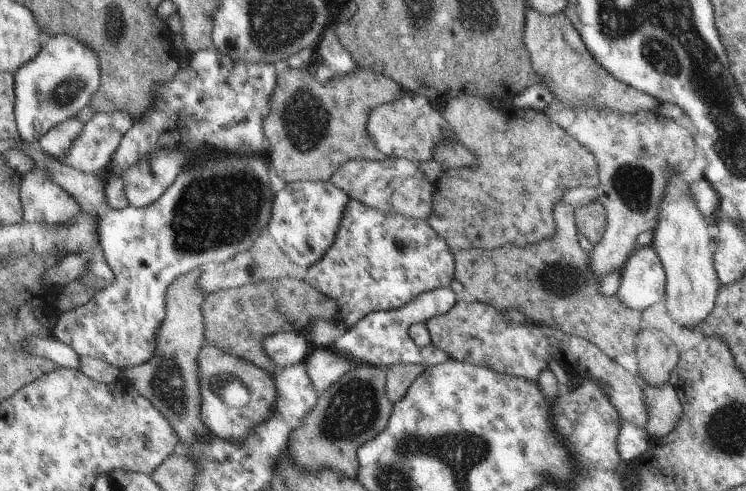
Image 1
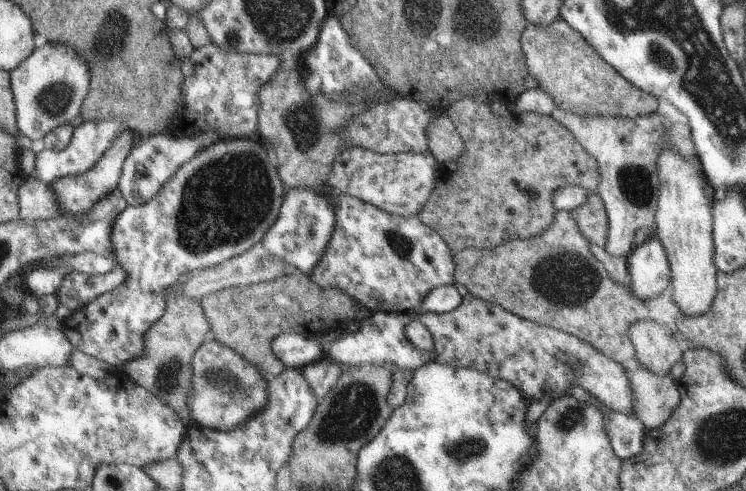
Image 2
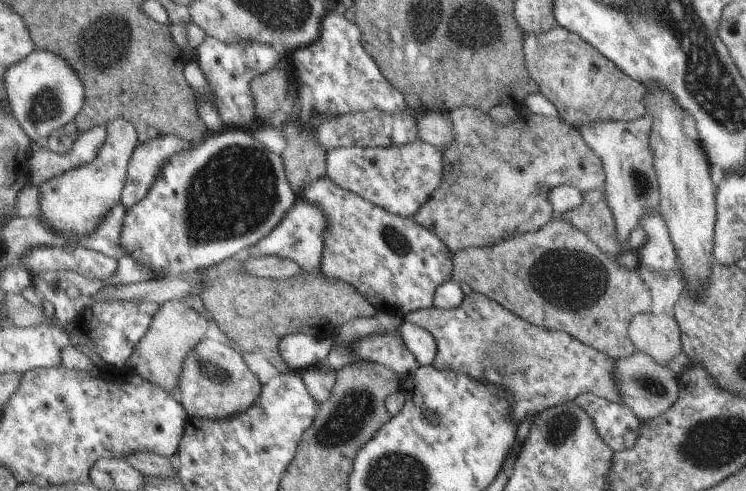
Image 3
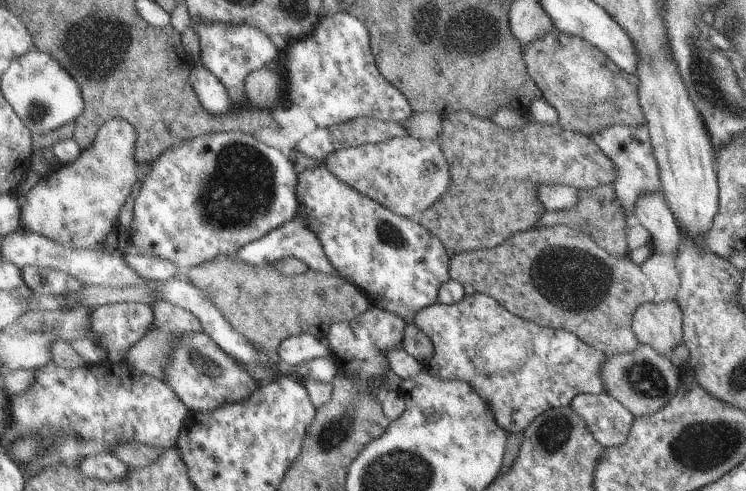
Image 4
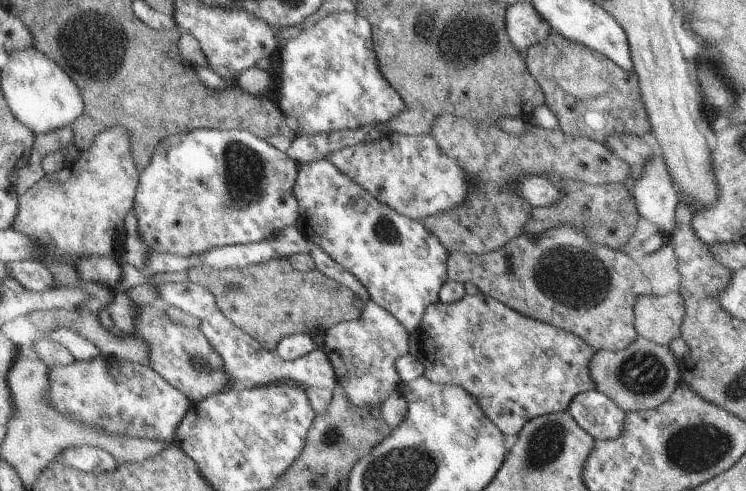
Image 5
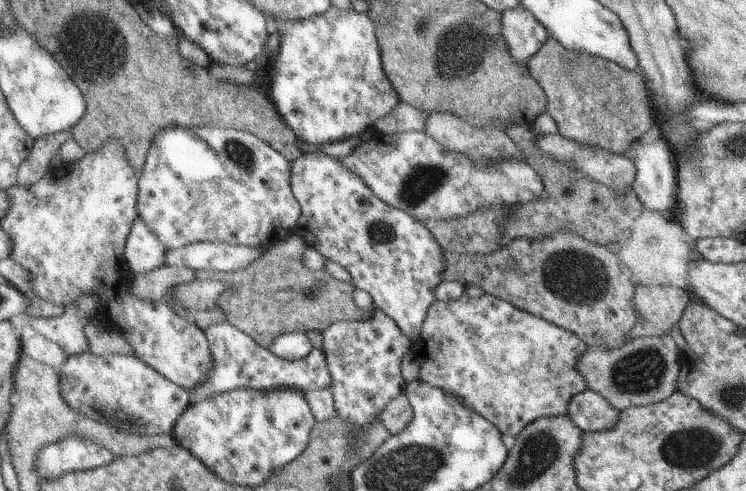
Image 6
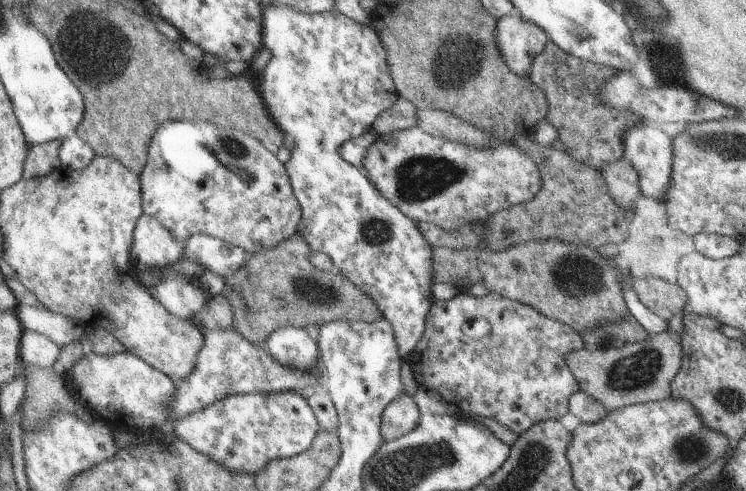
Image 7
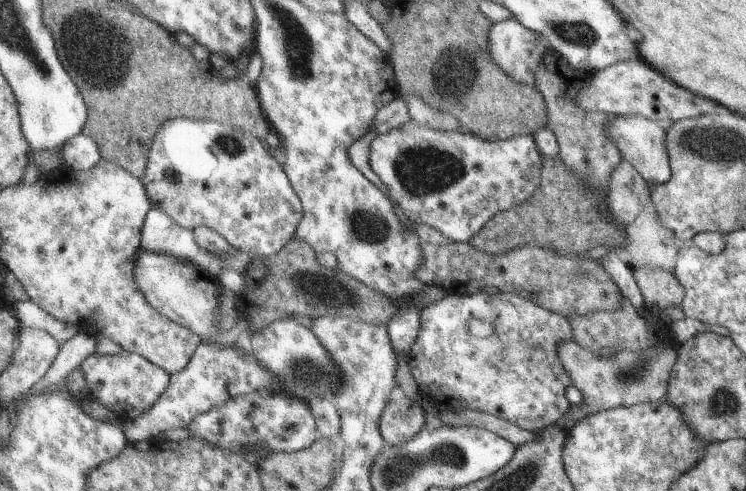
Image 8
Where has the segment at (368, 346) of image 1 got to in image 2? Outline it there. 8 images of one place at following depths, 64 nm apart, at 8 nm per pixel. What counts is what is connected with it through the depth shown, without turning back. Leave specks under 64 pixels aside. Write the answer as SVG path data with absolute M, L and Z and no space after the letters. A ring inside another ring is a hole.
M444 285L428 294L422 304L422 308L416 307L407 313L372 313L359 320L361 327L357 332L345 332L336 335L326 352L326 356L342 368L348 365L371 364L384 367L391 372L400 369L412 369L414 371L423 364L434 363L437 358L436 350L425 351L414 347L406 339L404 327L412 320L415 320L415 317L418 317L421 312L449 313L461 303L461 300L462 296L454 285Z

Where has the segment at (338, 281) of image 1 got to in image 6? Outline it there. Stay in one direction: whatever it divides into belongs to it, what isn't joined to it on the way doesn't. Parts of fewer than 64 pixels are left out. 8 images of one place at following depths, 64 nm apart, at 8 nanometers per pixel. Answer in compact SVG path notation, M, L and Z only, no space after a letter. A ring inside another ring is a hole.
M331 5L325 14L311 18L292 22L274 17L271 21L272 31L281 34L280 60L292 60L292 66L288 66L286 62L276 62L270 81L270 98L275 102L284 122L291 127L295 141L304 146L304 154L292 160L295 198L304 202L304 222L300 222L300 230L295 230L294 234L326 259L342 266L350 274L352 285L370 295L374 309L382 310L396 322L408 340L417 342L423 334L423 324L436 302L435 291L443 282L446 262L439 242L426 230L426 226L416 222L406 211L397 210L383 202L360 175L344 167L344 162L338 162L318 150L314 150L314 154L308 152L308 146L312 146L312 142L314 146L322 146L330 140L362 135L366 128L396 109L398 94L390 86L386 70L382 70L380 54L383 52L378 36L374 36L372 20L366 14L354 10L346 12Z

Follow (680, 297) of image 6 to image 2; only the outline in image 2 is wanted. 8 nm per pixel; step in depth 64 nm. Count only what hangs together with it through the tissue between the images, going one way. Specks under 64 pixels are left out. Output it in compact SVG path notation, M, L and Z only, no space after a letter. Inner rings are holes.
M650 320L640 321L630 326L630 338L632 338L632 342L635 342L636 354L639 355L637 363L656 376L668 375L670 368L680 362L683 356L669 326Z

